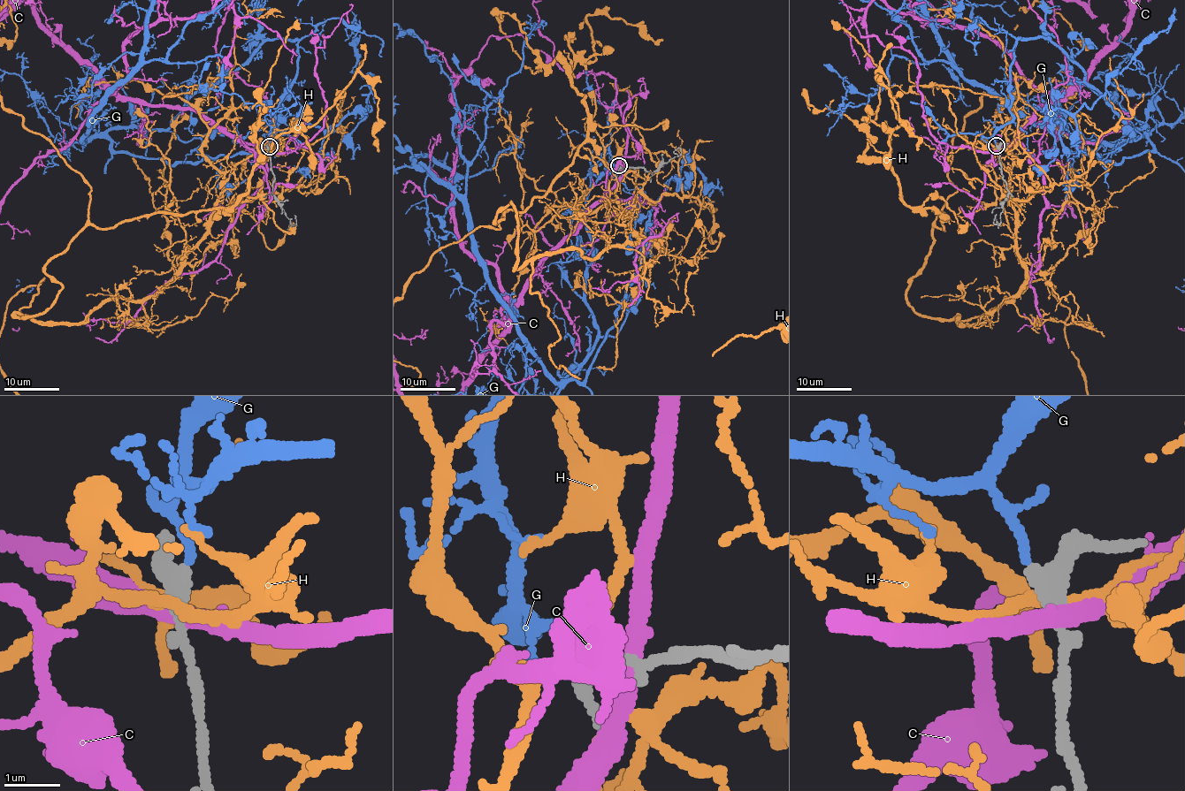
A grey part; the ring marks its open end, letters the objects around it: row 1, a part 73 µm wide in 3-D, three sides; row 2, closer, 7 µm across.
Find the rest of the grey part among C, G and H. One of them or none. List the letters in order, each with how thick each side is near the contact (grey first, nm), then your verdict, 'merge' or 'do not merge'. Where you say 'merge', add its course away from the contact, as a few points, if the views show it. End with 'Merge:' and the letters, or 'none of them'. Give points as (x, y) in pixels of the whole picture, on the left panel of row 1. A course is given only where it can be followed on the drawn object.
C: calibres 320 and 320 nm; do not merge
G: calibres 320 and 140 nm; merge
H: calibres 320 and 170 nm; do not merge
Merge: G

